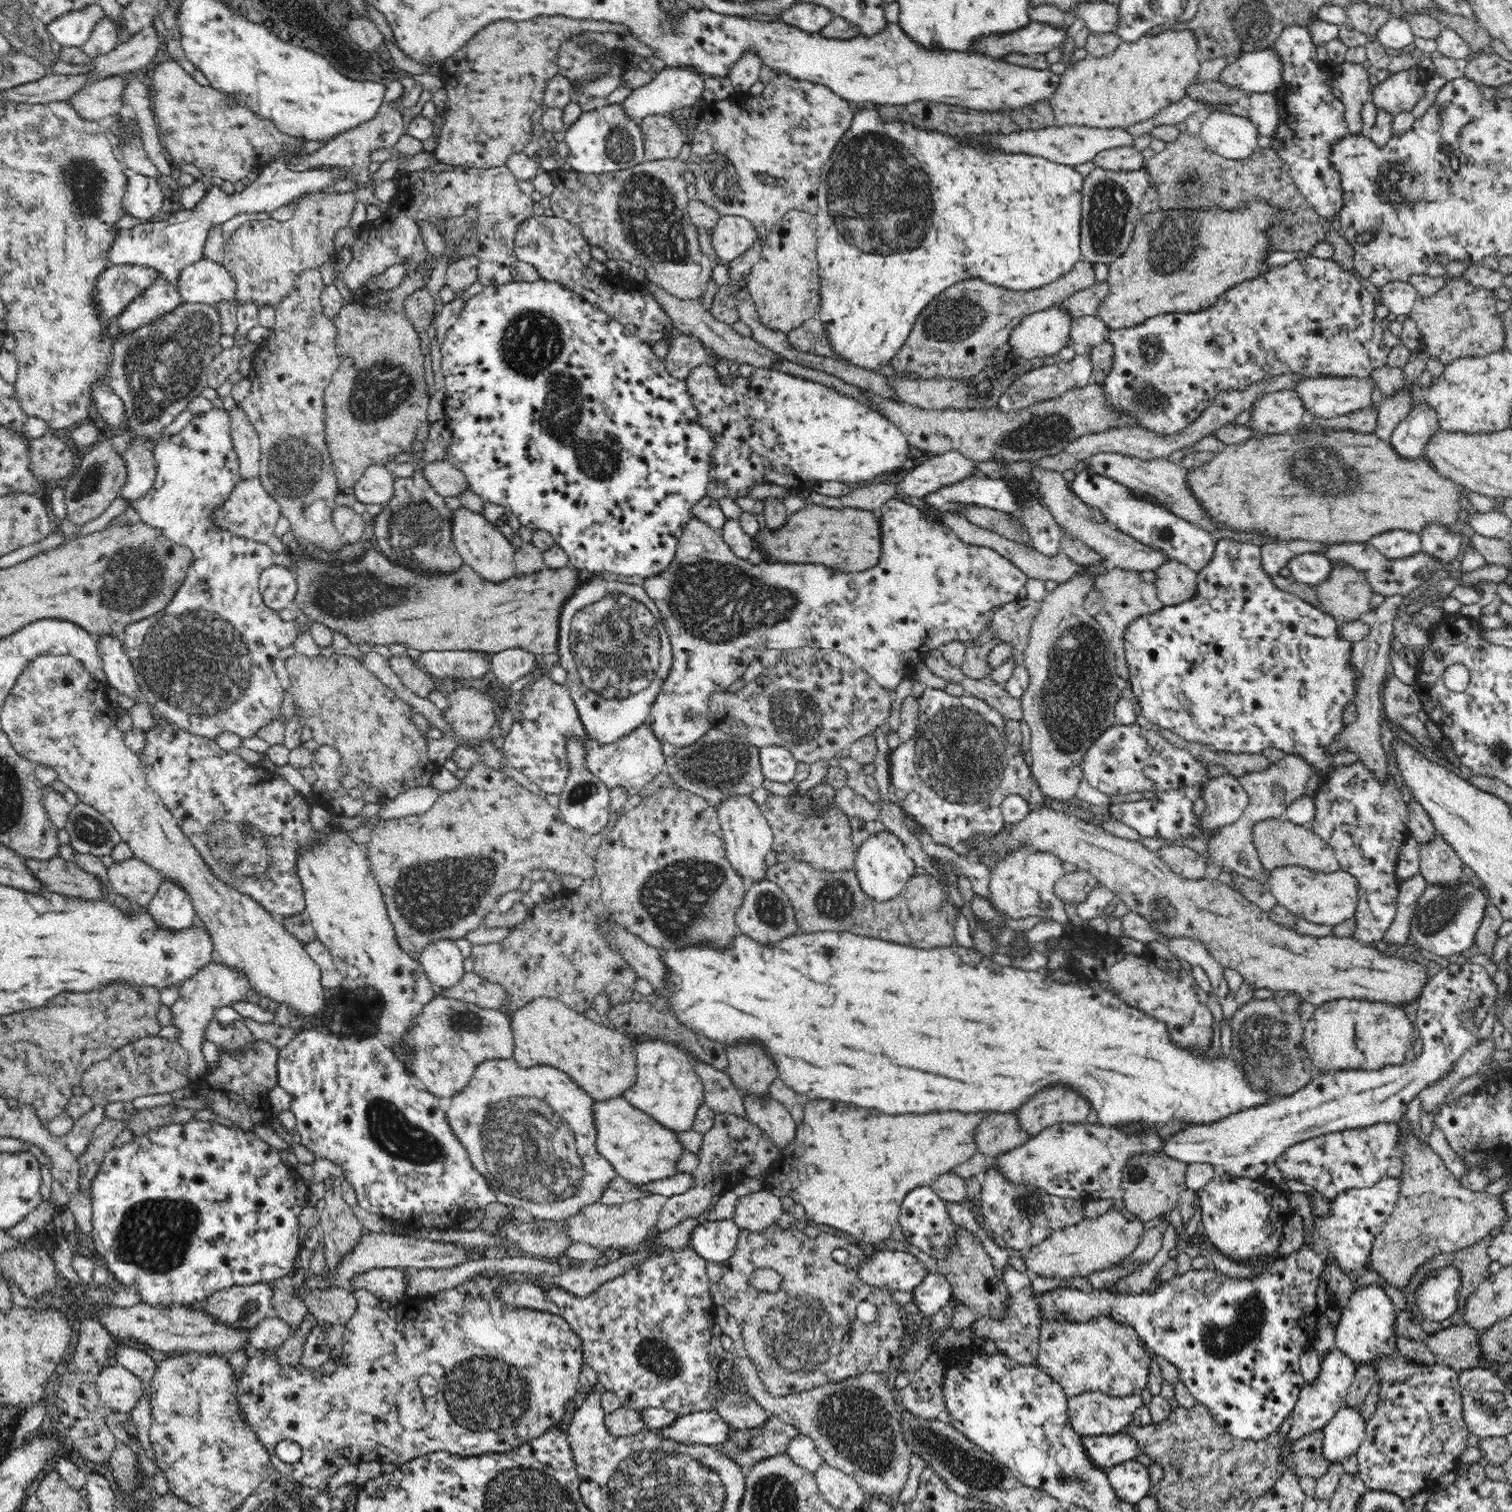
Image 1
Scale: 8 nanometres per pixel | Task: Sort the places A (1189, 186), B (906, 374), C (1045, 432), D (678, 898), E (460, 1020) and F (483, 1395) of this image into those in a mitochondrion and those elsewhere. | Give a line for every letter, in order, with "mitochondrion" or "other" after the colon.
A: mitochondrion
B: other
C: mitochondrion
D: mitochondrion
E: mitochondrion
F: mitochondrion

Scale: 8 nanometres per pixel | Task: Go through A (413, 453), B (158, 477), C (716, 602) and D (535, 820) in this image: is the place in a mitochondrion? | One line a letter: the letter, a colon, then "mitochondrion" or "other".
A: other
B: other
C: mitochondrion
D: other

